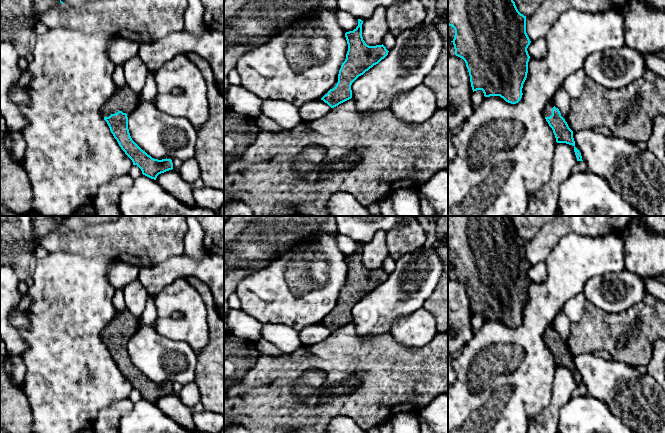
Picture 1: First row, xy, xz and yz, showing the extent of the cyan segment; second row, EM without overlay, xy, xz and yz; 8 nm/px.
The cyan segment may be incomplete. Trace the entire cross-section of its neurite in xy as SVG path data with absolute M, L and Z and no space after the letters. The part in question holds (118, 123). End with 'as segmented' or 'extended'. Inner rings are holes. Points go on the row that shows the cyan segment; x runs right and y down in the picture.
M127 85L116 90L112 98L102 109L102 115L107 122L111 133L121 149L137 165L142 174L156 180L161 173L173 169L171 159L154 159L143 151L131 138L128 129L127 114L138 105L138 94Z; extended

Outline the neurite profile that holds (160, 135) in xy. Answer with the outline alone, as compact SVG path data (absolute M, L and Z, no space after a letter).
M148 70L145 85L141 91L141 101L128 117L128 129L132 140L154 159L173 159L182 161L193 158L197 140L197 129L184 117L175 117L158 110L153 103L157 93L154 72Z

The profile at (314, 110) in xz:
M315 100L305 103L299 108L299 113L303 121L320 119L330 113L332 108L323 100Z

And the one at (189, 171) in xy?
M194 158L183 161L181 167L178 169L181 178L189 184L194 184L201 175L198 163Z

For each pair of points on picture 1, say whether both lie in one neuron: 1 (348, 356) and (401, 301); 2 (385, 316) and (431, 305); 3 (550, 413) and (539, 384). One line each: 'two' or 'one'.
1: two
2: two
3: two

